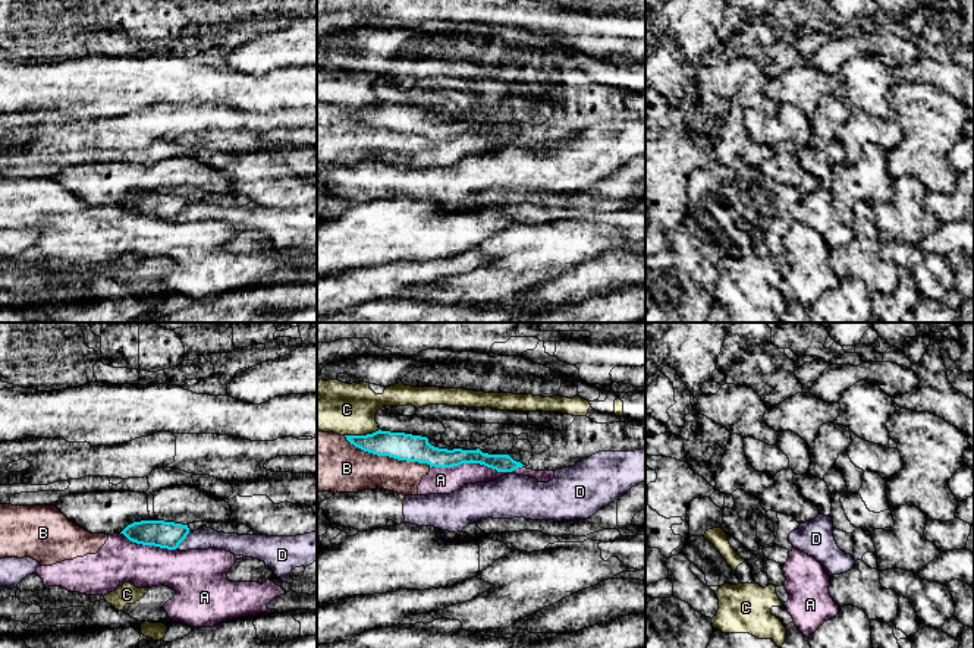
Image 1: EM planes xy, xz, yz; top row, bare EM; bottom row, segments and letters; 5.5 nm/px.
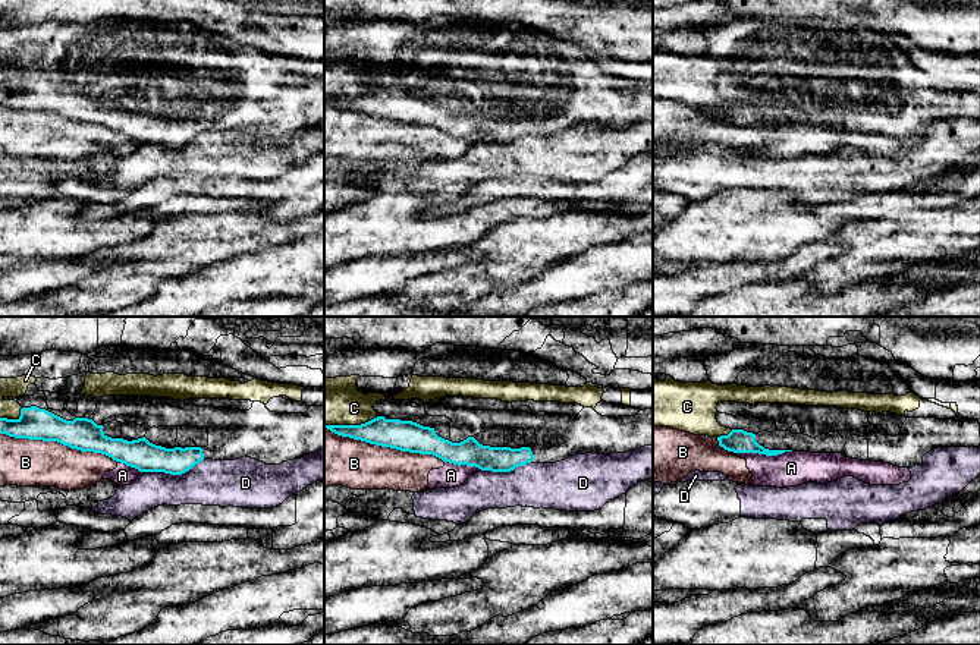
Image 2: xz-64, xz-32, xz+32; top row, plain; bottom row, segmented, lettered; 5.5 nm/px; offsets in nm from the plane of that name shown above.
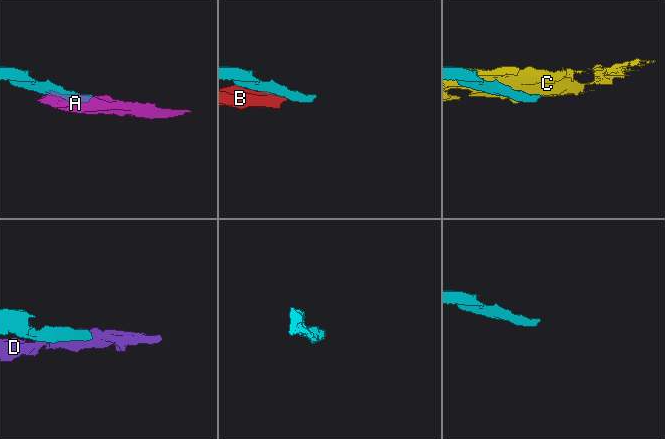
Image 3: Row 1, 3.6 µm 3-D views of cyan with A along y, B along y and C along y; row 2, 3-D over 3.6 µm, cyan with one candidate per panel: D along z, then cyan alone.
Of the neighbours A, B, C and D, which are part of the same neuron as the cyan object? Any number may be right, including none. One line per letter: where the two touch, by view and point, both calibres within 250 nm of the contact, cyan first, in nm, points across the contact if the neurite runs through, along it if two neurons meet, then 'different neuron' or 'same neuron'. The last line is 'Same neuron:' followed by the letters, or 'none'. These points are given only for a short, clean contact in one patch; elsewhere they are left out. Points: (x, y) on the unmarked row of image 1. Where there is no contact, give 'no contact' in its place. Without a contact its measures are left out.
A: contact xz (477, 134); calibres 110 and 140 nm; different neuron
B: contact xz (387, 126); calibres 150 and 260 nm; different neuron
C: contact xz (361, 107); calibres 150 and 280 nm; different neuron
D: contact xy (182, 211); calibres 150 and 120 nm; border xy (189, 204), (175, 220); different neuron
Same neuron: none

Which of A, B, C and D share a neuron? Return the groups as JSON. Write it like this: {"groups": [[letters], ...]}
{"groups": [["A", "B"], ["C"], ["D"]]}

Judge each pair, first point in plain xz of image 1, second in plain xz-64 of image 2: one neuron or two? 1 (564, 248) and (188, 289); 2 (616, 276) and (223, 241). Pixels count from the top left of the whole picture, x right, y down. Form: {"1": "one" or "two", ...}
{"1": "two", "2": "two"}

